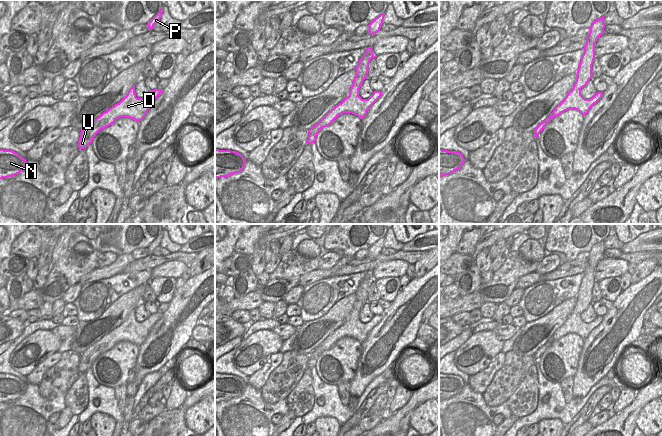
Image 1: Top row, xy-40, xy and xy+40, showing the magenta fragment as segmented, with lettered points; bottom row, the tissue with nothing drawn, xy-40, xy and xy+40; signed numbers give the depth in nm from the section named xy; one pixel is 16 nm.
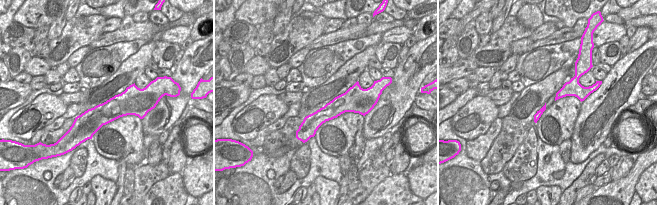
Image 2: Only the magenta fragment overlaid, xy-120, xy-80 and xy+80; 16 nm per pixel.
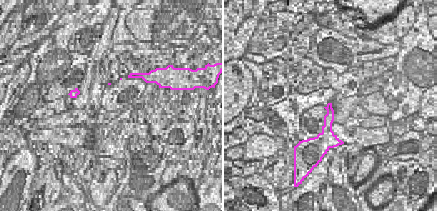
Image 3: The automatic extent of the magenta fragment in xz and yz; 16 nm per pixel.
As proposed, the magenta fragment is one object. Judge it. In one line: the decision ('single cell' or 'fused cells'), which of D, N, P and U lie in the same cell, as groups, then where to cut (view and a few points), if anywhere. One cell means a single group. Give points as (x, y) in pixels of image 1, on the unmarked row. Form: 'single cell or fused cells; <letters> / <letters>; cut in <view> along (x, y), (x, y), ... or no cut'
single cell; D N P U; no cut

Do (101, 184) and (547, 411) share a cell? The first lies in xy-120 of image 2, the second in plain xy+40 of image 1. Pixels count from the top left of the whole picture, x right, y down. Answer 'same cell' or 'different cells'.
different cells

